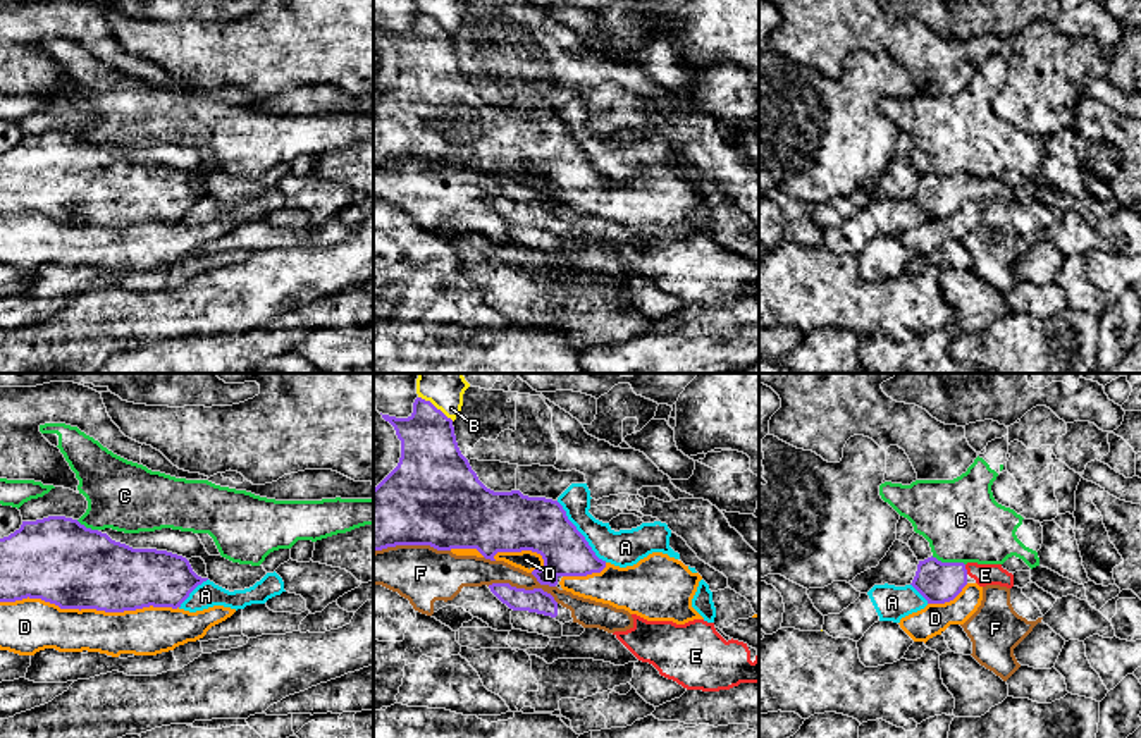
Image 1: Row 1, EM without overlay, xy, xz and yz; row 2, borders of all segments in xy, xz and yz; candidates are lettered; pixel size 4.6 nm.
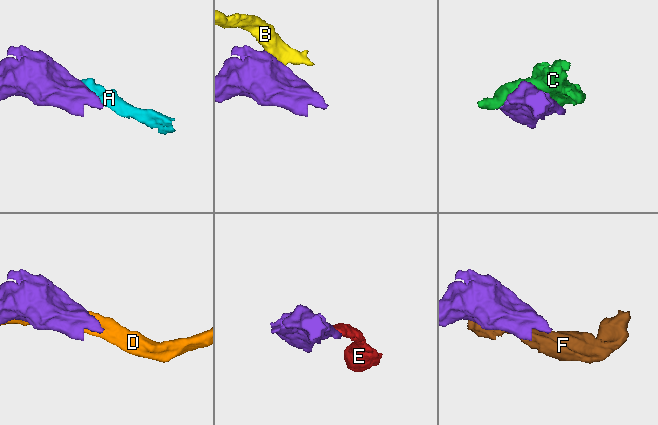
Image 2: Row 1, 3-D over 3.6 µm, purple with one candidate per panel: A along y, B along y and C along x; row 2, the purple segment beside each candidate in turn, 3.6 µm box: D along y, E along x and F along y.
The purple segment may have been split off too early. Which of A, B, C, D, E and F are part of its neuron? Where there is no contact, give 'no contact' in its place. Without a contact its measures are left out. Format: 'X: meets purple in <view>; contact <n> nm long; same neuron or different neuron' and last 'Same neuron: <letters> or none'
A: meets purple in xz; contact 380 nm long; different neuron
B: meets purple in xz; contact 200 nm long; different neuron
C: meets purple in yz; contact 170 nm long; different neuron
D: meets purple in xy; contact 850 nm long; different neuron
E: meets purple in yz; contact 50 nm long; same neuron
F: meets purple in xz; contact 340 nm long; different neuron
Same neuron: E

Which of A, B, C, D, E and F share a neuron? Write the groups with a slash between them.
A B / C / D / E / F

